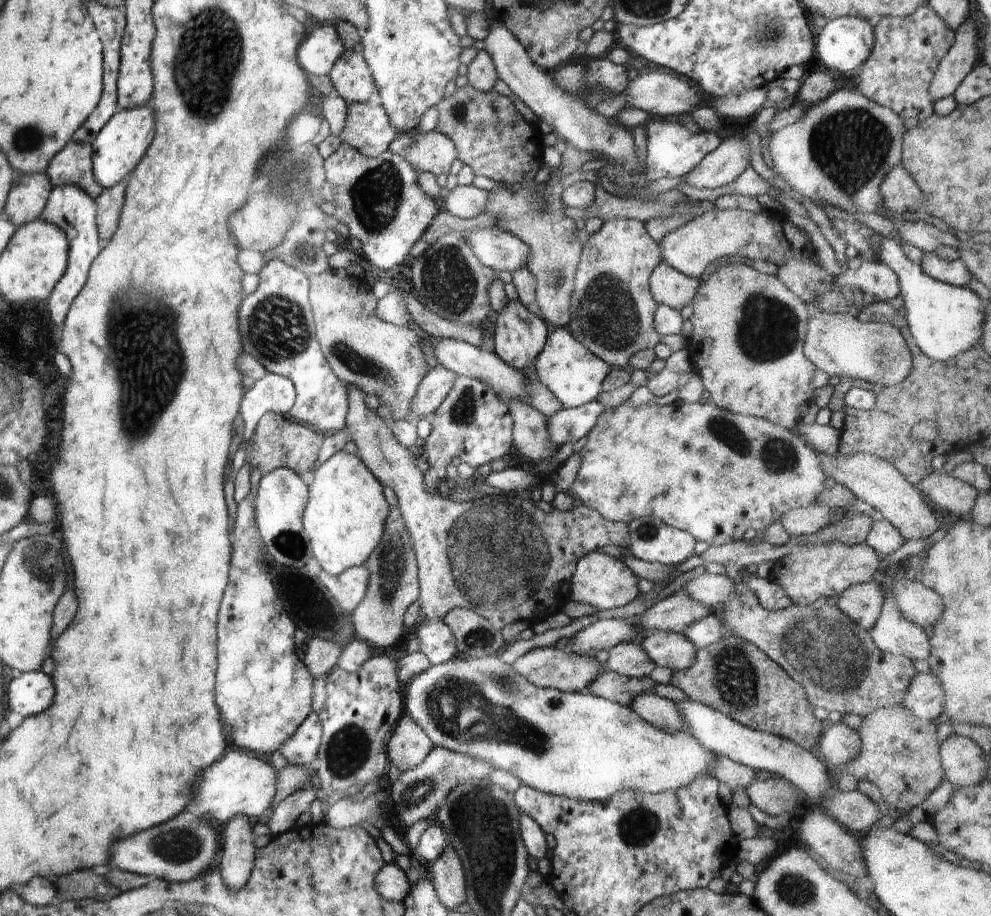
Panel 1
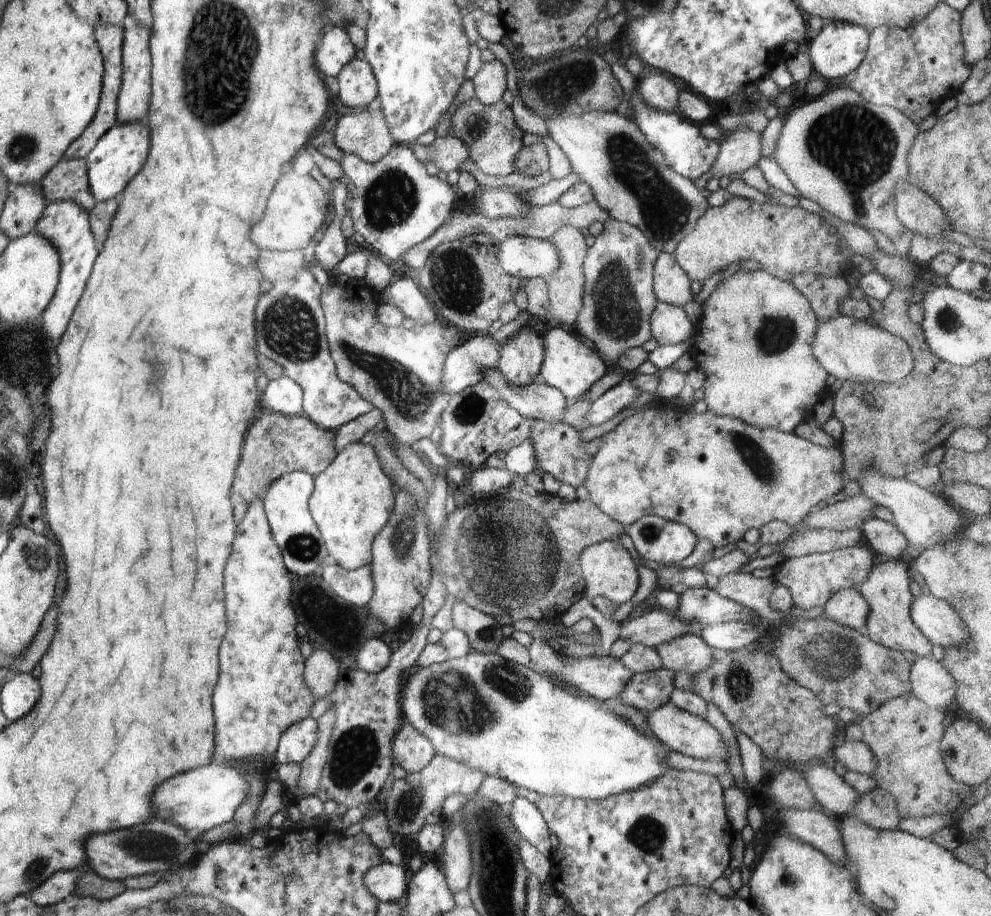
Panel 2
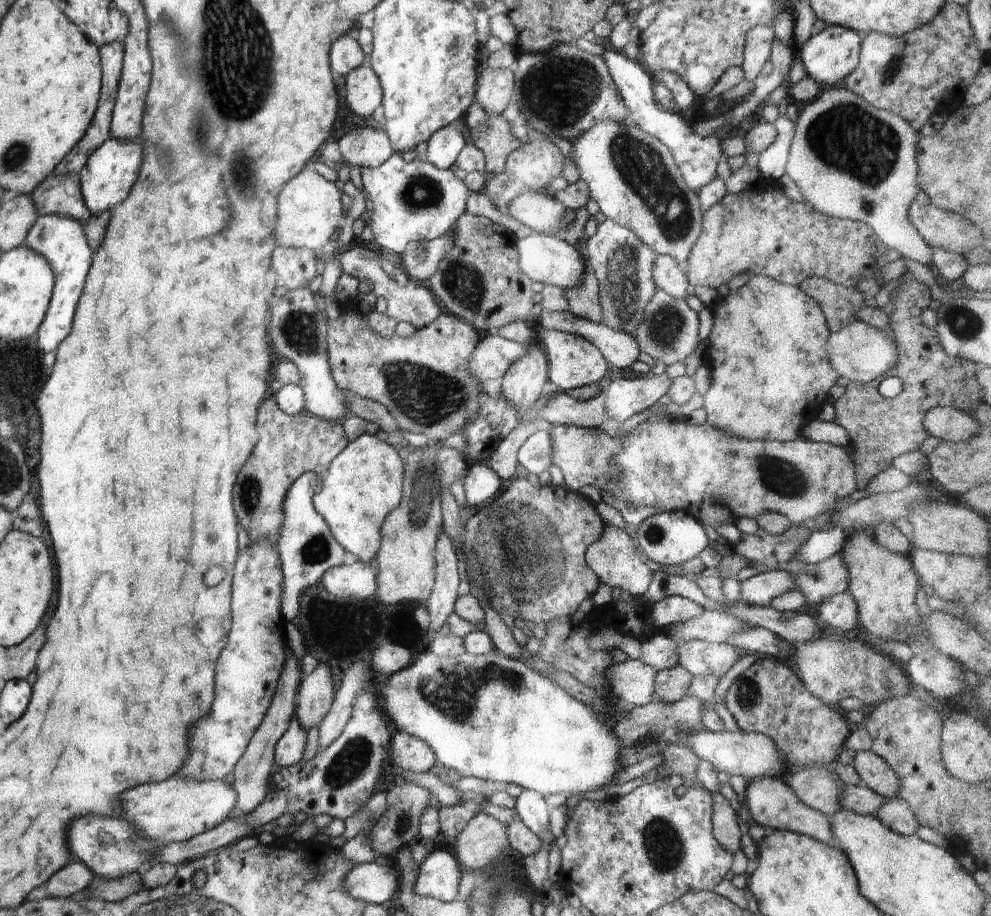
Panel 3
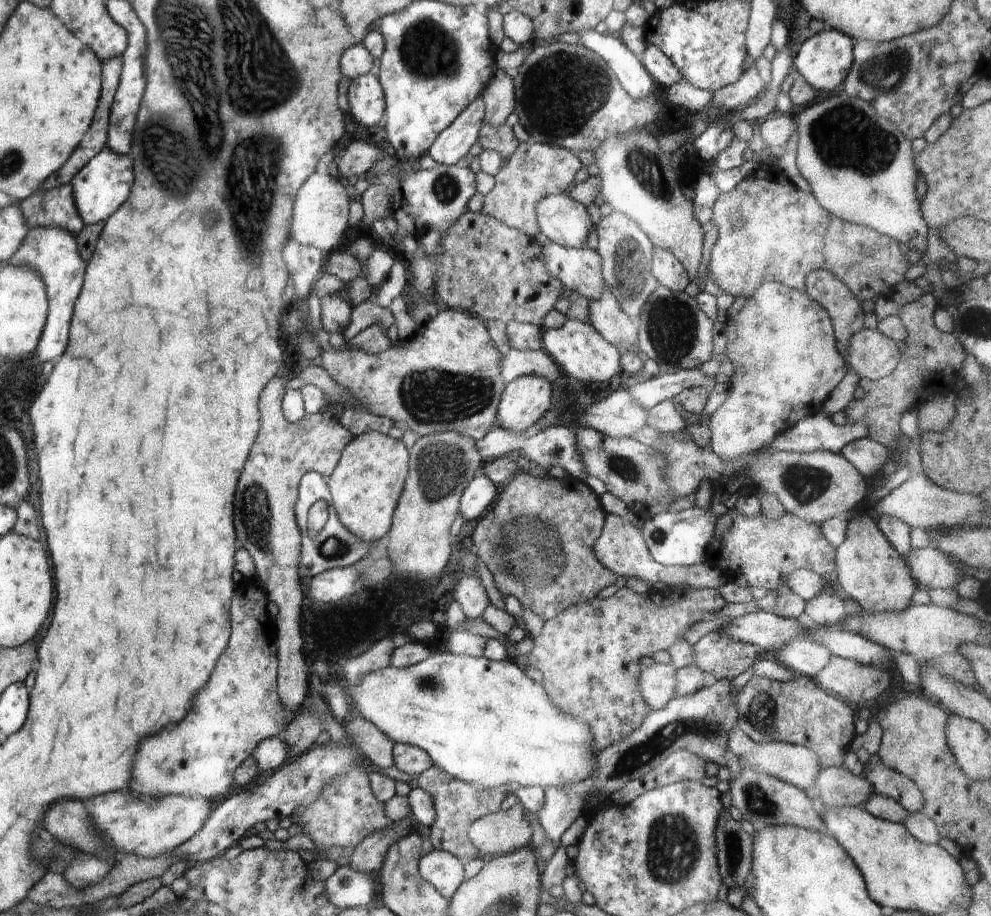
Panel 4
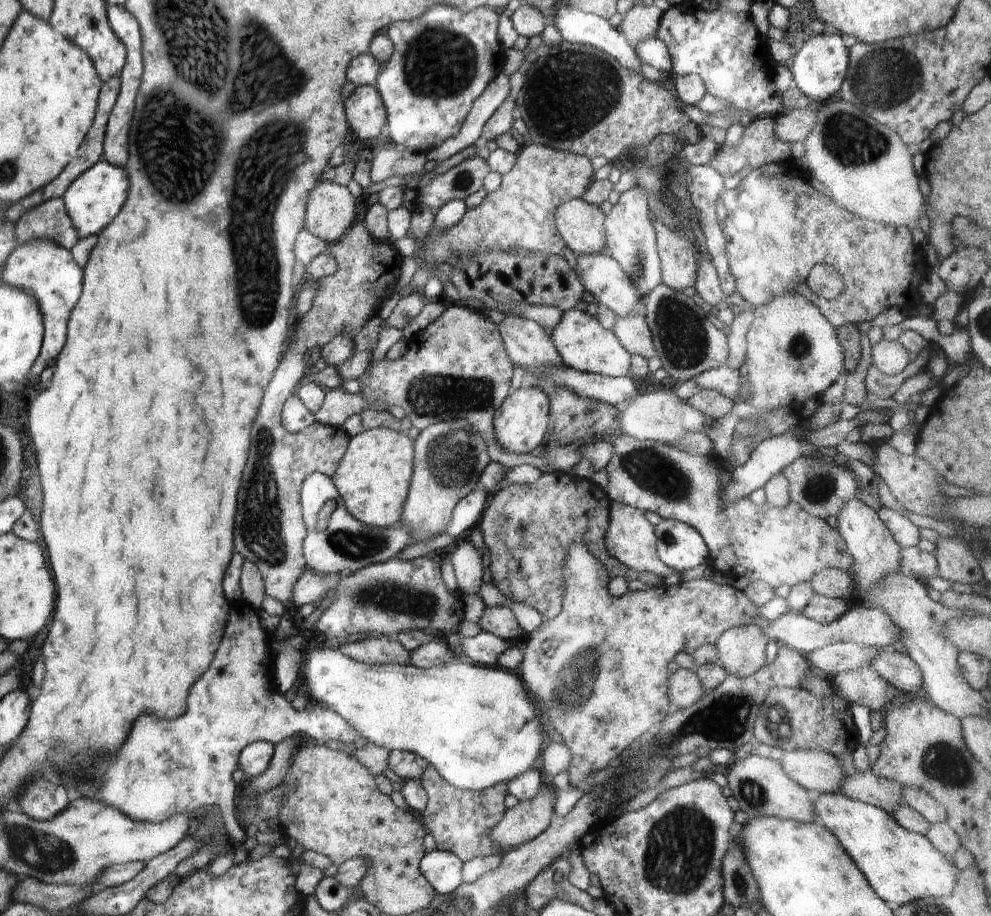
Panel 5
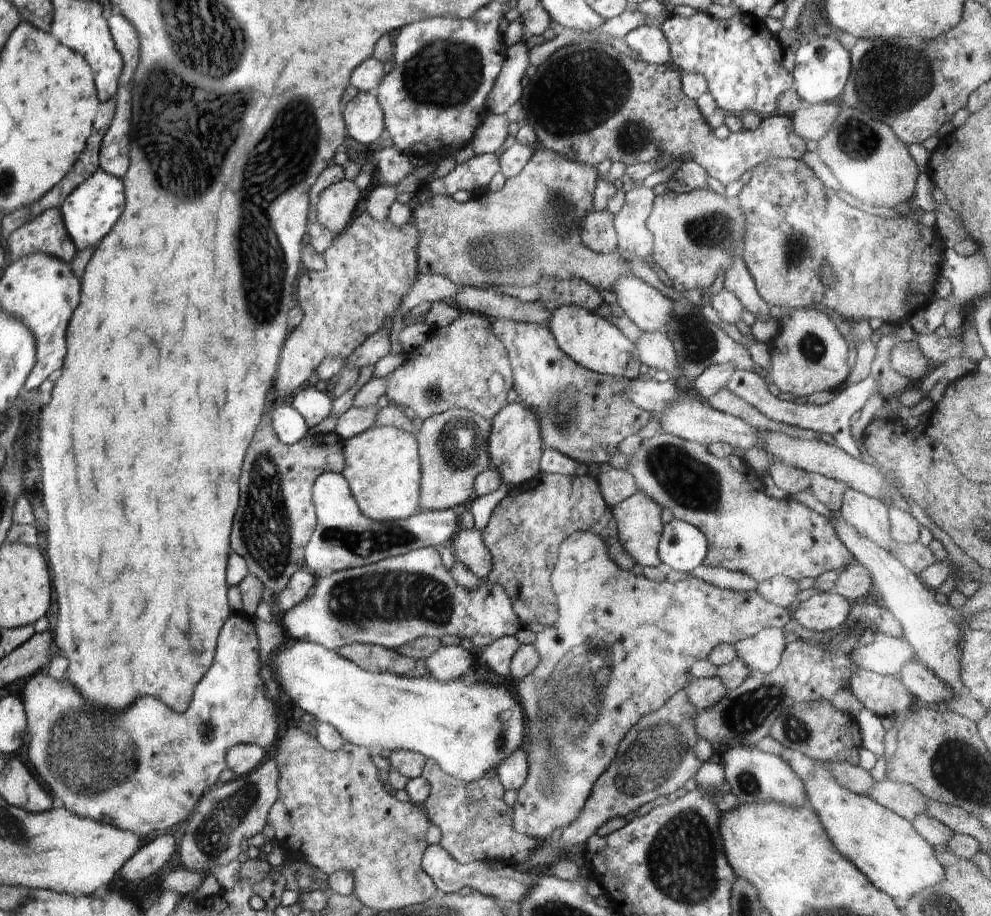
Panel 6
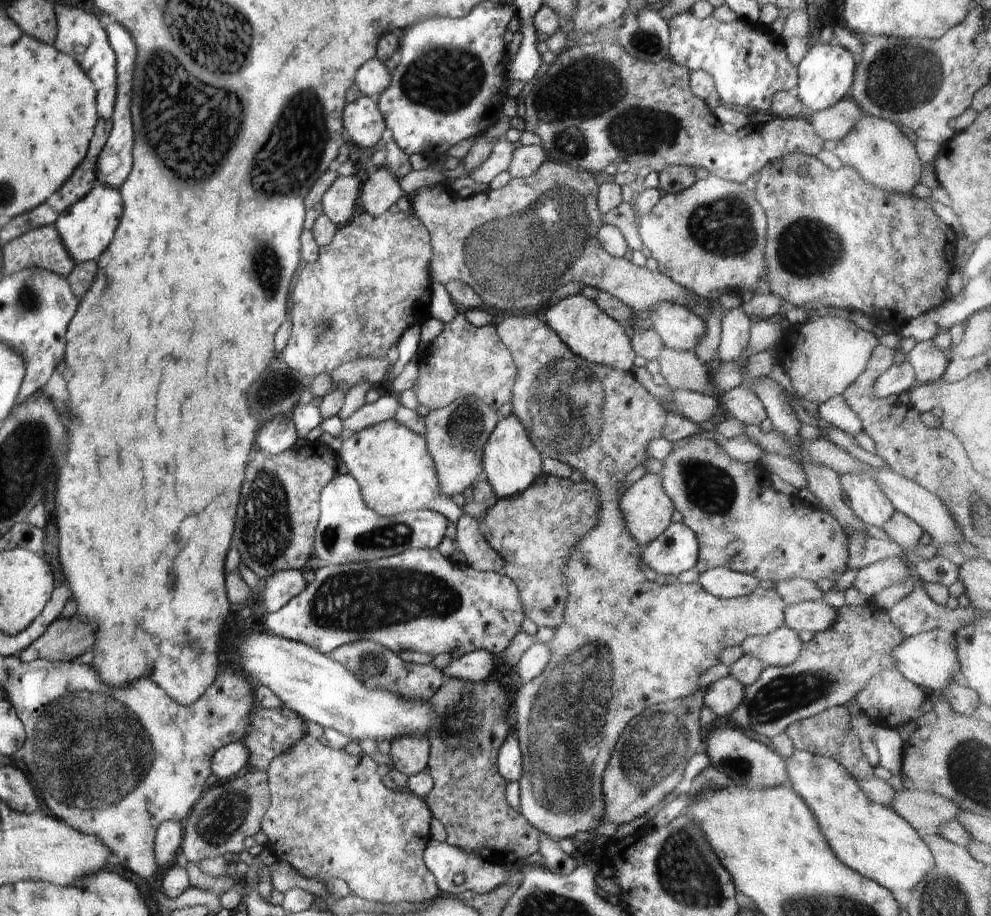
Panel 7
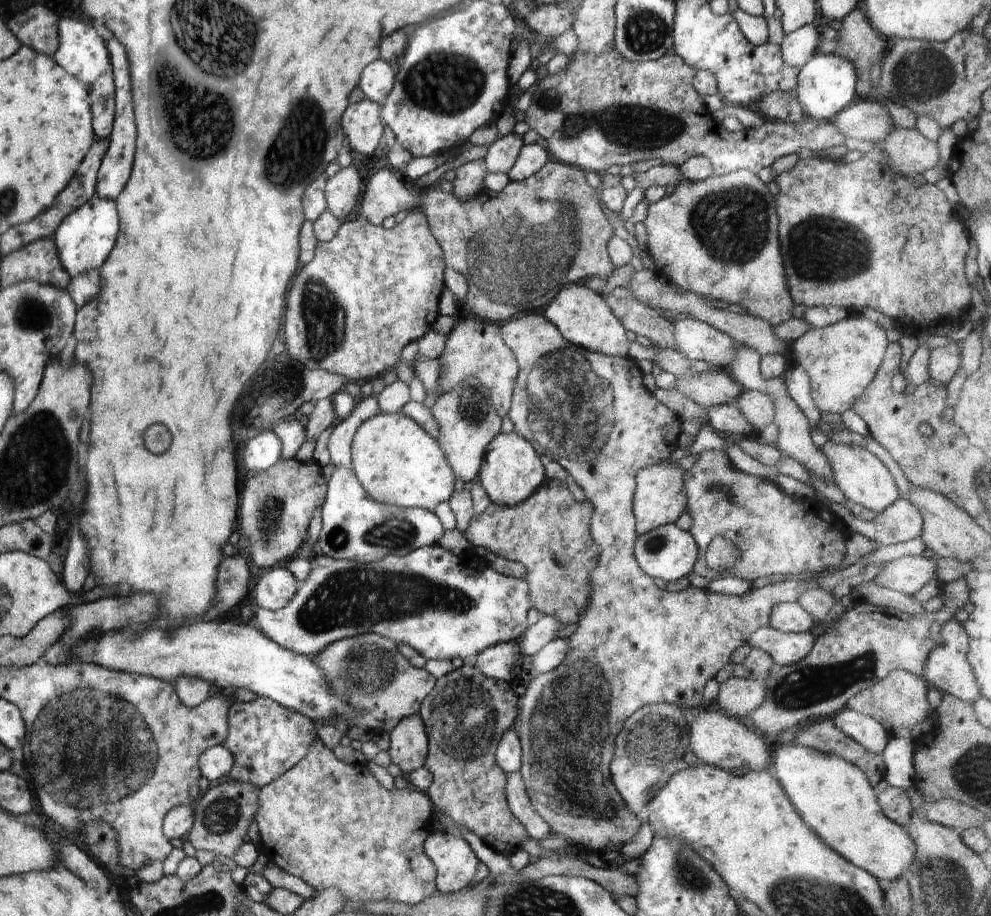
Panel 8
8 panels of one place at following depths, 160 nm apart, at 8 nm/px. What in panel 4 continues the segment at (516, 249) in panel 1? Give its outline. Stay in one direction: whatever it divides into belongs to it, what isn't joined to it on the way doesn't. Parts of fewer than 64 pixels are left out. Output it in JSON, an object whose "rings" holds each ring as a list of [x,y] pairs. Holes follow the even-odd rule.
{"rings":[[[554,242],[542,246],[546,270],[563,288],[589,300],[598,300],[605,288],[598,252],[585,248],[567,248]]]}

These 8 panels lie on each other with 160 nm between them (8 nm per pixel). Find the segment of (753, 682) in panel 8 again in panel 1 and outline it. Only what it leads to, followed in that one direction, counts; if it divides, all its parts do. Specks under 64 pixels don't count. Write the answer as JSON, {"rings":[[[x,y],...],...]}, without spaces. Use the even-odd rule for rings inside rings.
{"rings":[[[557,647],[534,648],[520,656],[512,665],[513,668],[538,687],[549,687],[566,693],[583,693],[604,672],[606,667],[595,660],[593,656],[578,653],[566,653]]]}

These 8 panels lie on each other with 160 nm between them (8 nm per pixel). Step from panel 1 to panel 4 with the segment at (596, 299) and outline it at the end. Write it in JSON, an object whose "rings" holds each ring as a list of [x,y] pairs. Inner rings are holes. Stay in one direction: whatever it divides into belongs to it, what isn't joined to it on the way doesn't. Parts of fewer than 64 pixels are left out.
{"rings":[[[618,212],[602,217],[595,228],[598,235],[598,246],[595,251],[602,258],[600,272],[605,288],[614,296],[622,312],[628,314],[632,320],[638,321],[642,308],[659,286],[658,280],[654,279],[651,272],[654,246],[634,220]]]}

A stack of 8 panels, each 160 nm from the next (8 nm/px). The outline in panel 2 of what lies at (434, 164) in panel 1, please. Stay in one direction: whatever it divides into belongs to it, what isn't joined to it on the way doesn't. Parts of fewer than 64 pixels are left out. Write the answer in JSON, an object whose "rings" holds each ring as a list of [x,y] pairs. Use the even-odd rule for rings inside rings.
{"rings":[[[447,135],[445,138],[435,138],[430,146],[420,146],[417,143],[409,145],[416,160],[426,164],[434,162],[438,166],[437,172],[459,171],[468,156],[468,146],[457,137]]]}

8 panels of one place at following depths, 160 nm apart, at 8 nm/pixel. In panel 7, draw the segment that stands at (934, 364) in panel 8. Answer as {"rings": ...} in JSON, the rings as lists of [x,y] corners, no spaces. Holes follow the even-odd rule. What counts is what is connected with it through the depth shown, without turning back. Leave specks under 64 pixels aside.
{"rings":[[[933,340],[916,341],[906,359],[914,368],[917,384],[941,379],[949,362],[947,352],[939,350]]]}

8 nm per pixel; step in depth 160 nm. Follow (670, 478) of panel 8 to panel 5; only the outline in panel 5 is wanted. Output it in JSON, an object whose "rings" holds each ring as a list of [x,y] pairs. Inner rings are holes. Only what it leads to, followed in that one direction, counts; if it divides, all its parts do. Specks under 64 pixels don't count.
{"rings":[[[611,503],[609,525],[605,536],[607,551],[625,564],[629,570],[636,572],[654,572],[656,576],[666,577],[674,572],[678,572],[666,566],[656,552],[656,535],[654,525],[644,516],[644,512],[633,506],[622,503]]]}

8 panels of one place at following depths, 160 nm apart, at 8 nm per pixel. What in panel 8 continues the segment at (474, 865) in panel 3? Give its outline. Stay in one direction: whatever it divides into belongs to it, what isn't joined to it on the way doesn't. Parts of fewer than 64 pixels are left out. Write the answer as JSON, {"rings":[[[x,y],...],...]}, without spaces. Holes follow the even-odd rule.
{"rings":[[[540,312],[525,313],[516,318],[507,320],[501,324],[501,337],[504,344],[514,353],[519,364],[519,371],[514,383],[511,396],[511,405],[508,418],[512,421],[514,432],[527,440],[543,459],[558,461],[558,464],[565,468],[574,482],[583,490],[585,498],[590,500],[593,506],[591,516],[591,538],[599,546],[599,561],[590,573],[592,592],[589,605],[582,618],[577,622],[576,631],[569,636],[571,649],[560,666],[547,673],[533,674],[533,679],[529,682],[528,688],[523,695],[522,710],[520,710],[520,730],[516,728],[519,736],[523,753],[521,754],[521,767],[519,773],[523,778],[526,792],[528,793],[532,806],[536,812],[548,822],[549,828],[554,830],[554,834],[562,834],[562,838],[572,841],[573,849],[586,849],[590,852],[602,853],[607,849],[618,849],[626,842],[630,842],[638,832],[642,824],[642,816],[636,816],[624,802],[622,796],[617,791],[613,783],[609,769],[615,751],[614,740],[623,727],[624,721],[634,714],[639,708],[646,705],[658,703],[672,703],[679,707],[684,707],[692,712],[703,707],[703,690],[708,680],[715,678],[716,673],[731,662],[732,653],[749,640],[749,636],[760,627],[769,626],[771,608],[778,604],[797,602],[799,596],[802,596],[811,584],[801,583],[800,581],[782,580],[766,584],[766,586],[748,590],[742,596],[725,595],[713,593],[707,589],[701,589],[690,586],[683,591],[673,593],[668,589],[662,590],[655,583],[651,576],[648,576],[639,567],[634,559],[633,548],[637,537],[635,529],[635,516],[633,513],[633,498],[637,487],[635,476],[637,472],[644,467],[655,465],[669,459],[670,454],[678,447],[678,438],[682,433],[681,421],[666,405],[660,403],[654,397],[653,393],[648,391],[642,383],[644,374],[638,366],[638,362],[626,354],[624,357],[606,356],[602,353],[587,351],[584,347],[568,342],[562,336],[562,333],[550,322],[544,314]]]}

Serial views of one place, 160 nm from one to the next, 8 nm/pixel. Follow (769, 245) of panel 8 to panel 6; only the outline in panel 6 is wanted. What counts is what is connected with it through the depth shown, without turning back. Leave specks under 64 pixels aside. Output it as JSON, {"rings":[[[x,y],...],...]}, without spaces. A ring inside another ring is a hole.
{"rings":[[[711,188],[693,190],[687,193],[677,193],[667,190],[663,194],[655,196],[652,212],[646,219],[646,226],[653,236],[653,249],[651,254],[654,259],[654,263],[664,269],[664,272],[666,272],[666,276],[664,278],[667,278],[667,281],[670,282],[671,286],[678,292],[692,290],[694,288],[709,289],[716,278],[718,270],[720,270],[720,268],[729,269],[733,265],[732,262],[734,262],[734,254],[736,254],[736,250],[738,250],[738,248],[740,248],[739,258],[742,258],[742,248],[744,248],[744,232],[746,232],[746,216],[744,216],[744,212],[740,210],[738,200],[724,198],[724,195],[717,194]]]}

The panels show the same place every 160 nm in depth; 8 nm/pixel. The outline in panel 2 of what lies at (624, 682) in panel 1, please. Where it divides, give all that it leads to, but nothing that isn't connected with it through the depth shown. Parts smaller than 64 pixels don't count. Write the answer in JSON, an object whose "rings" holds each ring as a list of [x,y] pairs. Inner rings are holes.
{"rings":[[[661,667],[648,673],[634,673],[620,699],[622,704],[648,713],[669,702],[674,688],[674,671]]]}

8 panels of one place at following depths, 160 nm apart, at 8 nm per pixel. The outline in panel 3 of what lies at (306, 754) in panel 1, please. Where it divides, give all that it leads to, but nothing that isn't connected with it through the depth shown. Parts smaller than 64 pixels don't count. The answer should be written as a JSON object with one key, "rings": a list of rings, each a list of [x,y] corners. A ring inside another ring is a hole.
{"rings":[[[292,714],[286,732],[275,746],[275,767],[285,768],[303,761],[308,731],[298,722],[296,714]]]}

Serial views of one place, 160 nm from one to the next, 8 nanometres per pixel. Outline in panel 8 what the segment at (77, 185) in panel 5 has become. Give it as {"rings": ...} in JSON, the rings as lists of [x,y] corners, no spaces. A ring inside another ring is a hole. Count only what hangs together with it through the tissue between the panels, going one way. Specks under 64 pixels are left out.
{"rings":[[[94,193],[88,202],[62,220],[53,238],[60,262],[70,278],[94,271],[94,268],[100,268],[106,262],[110,250],[116,244],[116,234],[120,228],[116,210],[115,201],[103,199]]]}

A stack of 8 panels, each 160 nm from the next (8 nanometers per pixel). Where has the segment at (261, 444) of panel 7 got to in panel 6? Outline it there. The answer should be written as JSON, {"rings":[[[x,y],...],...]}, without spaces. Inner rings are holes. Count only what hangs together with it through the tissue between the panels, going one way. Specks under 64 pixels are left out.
{"rings":[[[289,400],[274,406],[270,418],[275,435],[288,446],[302,440],[309,431],[306,421]]]}

